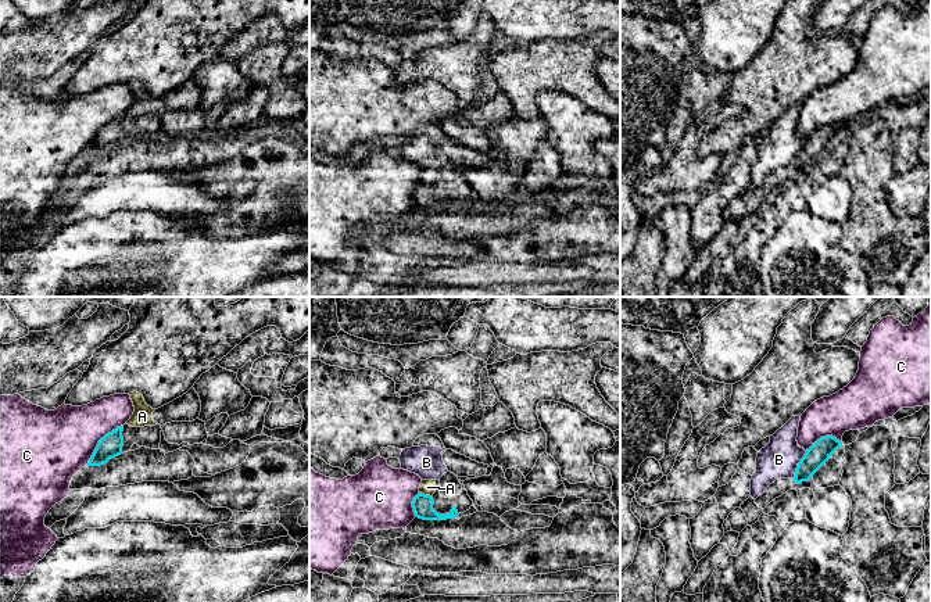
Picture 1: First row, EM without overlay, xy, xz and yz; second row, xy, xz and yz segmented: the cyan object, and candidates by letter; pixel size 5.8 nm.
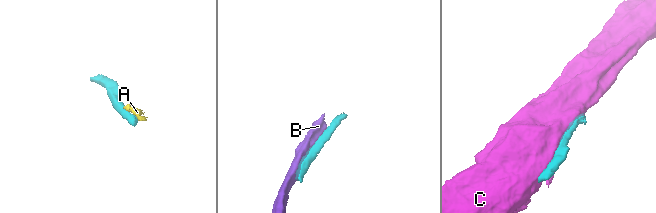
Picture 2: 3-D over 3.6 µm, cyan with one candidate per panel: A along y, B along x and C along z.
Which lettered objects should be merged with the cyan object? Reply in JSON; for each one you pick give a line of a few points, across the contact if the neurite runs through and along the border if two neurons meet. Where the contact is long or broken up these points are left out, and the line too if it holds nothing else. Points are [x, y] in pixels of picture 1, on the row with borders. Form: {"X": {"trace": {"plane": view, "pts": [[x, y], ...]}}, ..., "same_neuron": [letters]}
{"same_neuron": []}

